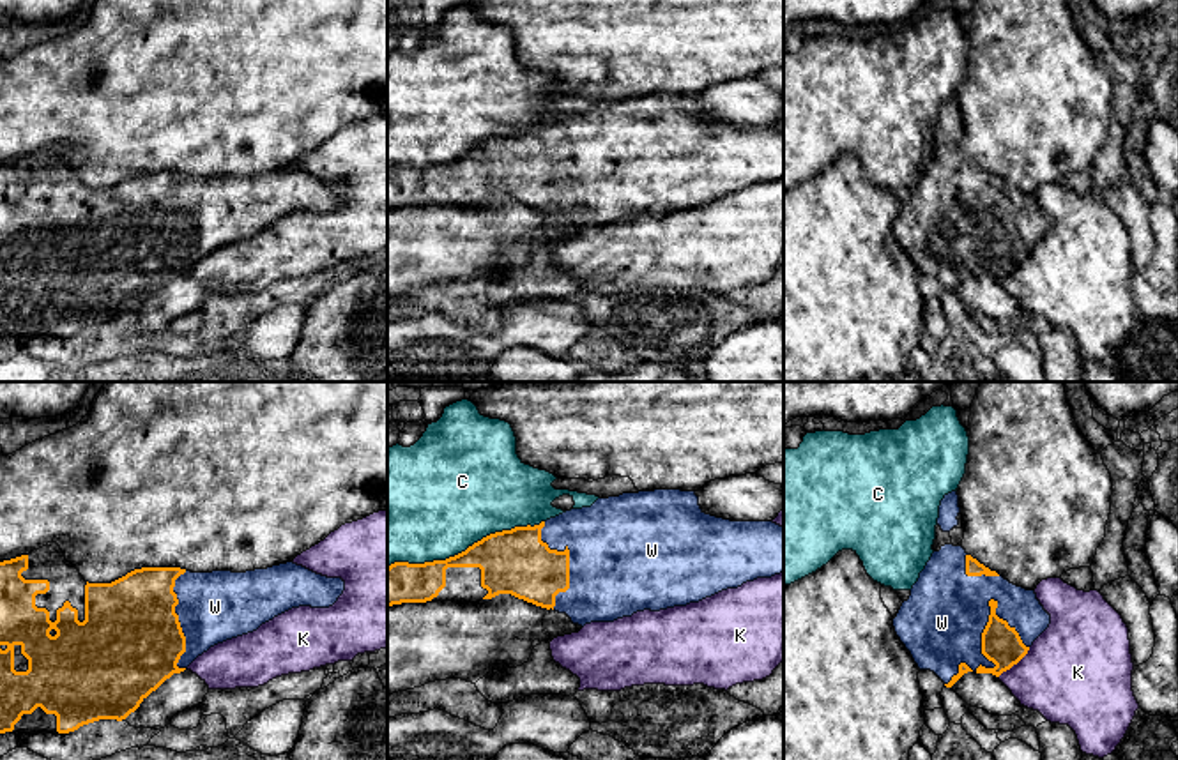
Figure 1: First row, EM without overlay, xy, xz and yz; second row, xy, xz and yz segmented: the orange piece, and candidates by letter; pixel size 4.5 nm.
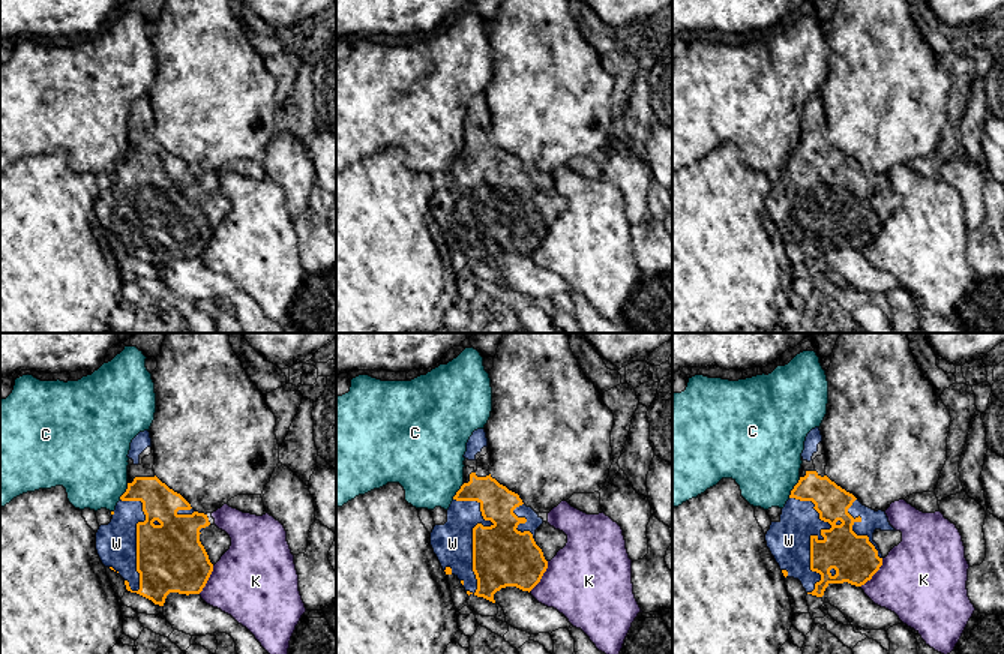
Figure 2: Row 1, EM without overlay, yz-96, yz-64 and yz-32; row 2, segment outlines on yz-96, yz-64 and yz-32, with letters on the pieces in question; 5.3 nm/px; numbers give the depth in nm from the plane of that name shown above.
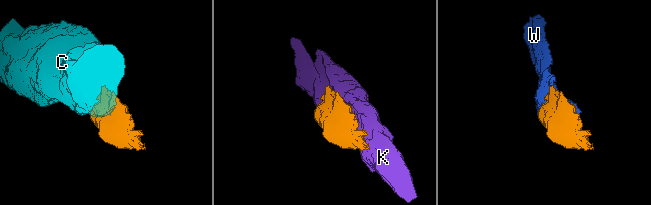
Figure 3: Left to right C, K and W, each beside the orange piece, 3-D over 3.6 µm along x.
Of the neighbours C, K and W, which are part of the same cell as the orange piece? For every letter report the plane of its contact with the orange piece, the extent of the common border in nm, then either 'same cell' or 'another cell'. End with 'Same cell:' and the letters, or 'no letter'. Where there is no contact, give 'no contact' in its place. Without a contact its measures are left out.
C: meets orange in xz; contact 750 nm long; another cell
K: meets orange in yz; contact 200 nm long; another cell
W: meets orange in yz; contact 460 nm long; same cell
Same cell: W

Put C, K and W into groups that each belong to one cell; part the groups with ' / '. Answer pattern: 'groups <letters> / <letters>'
groups C / K / W

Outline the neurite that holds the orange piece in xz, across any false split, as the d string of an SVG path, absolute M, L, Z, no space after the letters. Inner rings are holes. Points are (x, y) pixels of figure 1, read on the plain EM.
M654 94L639 97L623 97L619 101L598 103L591 111L571 113L555 122L541 125L539 129L515 131L483 141L469 150L465 156L446 164L433 164L425 168L394 166L387 171L387 210L402 207L426 207L426 205L453 205L453 207L479 207L492 203L499 198L511 198L518 203L536 210L566 217L573 228L585 230L591 226L614 226L623 221L631 221L637 216L651 214L660 216L674 210L686 210L699 207L727 193L738 193L746 186L757 182L771 182L784 177L784 131L773 125L731 125L706 118L699 110L695 95L681 94Z

